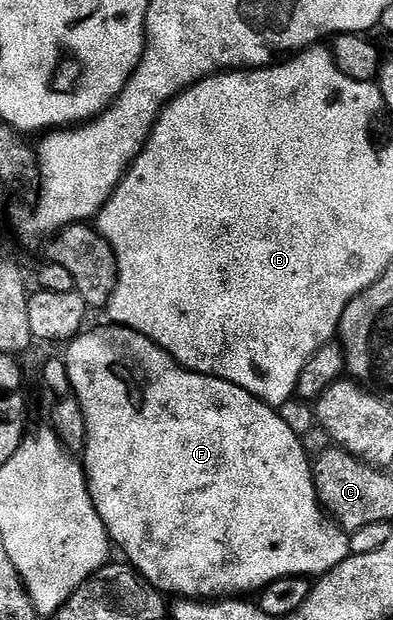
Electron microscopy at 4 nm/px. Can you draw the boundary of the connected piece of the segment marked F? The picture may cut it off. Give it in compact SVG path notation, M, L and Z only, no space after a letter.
M116 325L97 327L94 331L82 330L76 339L64 348L63 358L67 377L73 386L72 394L82 407L86 418L86 445L83 452L85 476L89 478L91 501L109 530L109 538L122 551L130 567L139 572L150 585L157 587L169 597L216 601L226 597L241 597L244 591L259 593L271 581L283 577L320 577L349 558L349 535L342 531L317 502L317 490L313 484L311 459L305 455L302 436L293 432L293 427L281 416L280 410L268 403L262 403L247 389L231 385L219 377L188 371L181 363L176 363L155 341Z

